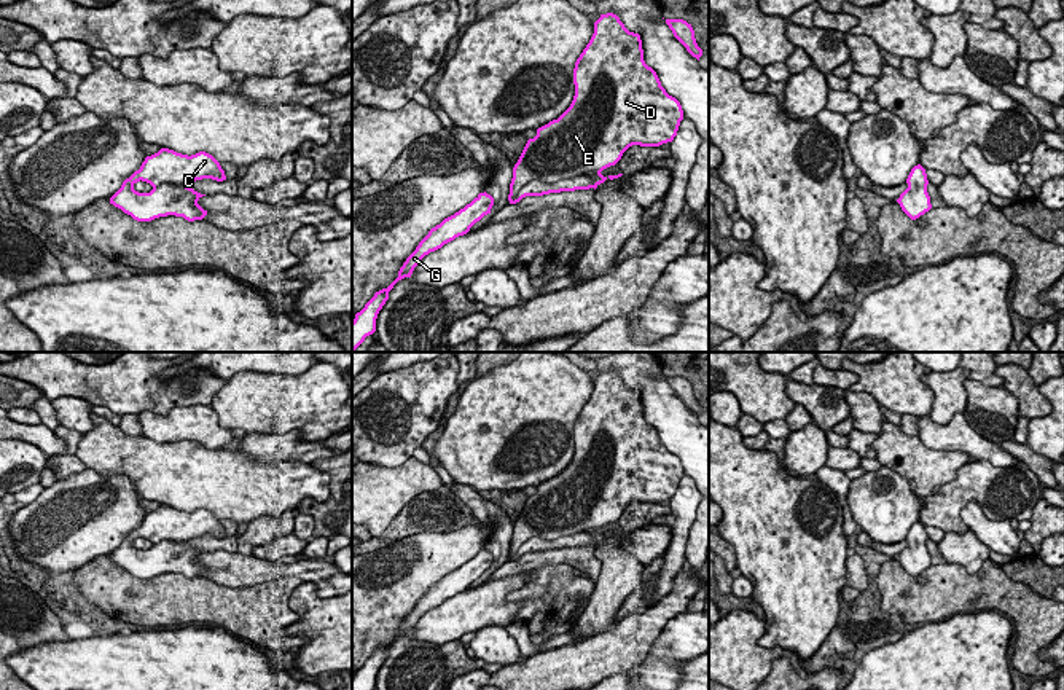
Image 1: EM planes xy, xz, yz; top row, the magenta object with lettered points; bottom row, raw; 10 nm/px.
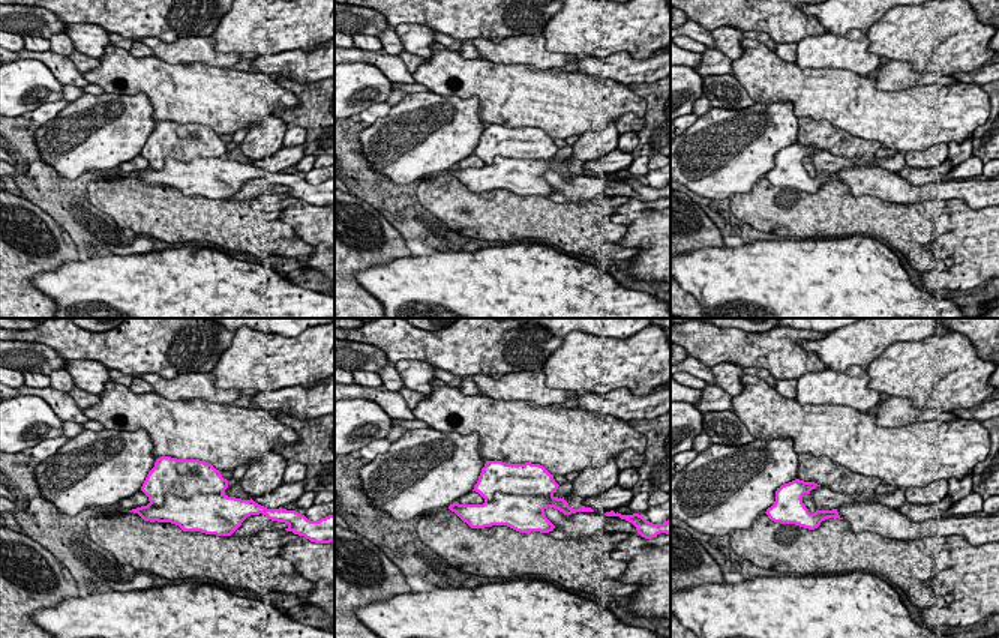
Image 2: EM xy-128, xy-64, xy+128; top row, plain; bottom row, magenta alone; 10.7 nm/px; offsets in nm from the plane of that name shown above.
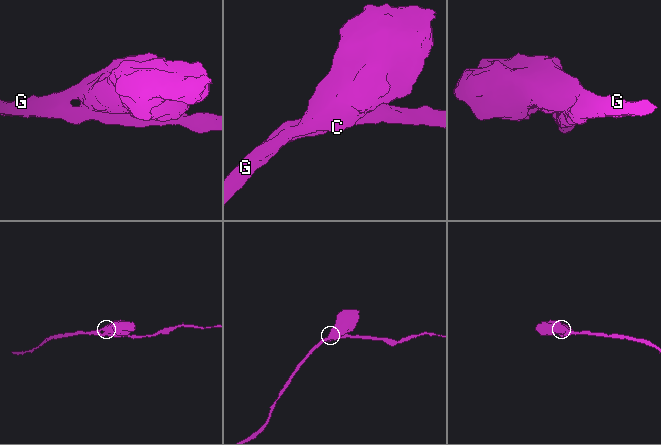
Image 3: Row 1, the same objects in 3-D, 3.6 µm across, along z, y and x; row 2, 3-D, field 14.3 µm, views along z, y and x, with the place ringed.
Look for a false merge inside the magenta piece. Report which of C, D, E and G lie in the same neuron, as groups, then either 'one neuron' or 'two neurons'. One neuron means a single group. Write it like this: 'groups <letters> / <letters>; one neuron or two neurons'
groups C D E G; one neuron

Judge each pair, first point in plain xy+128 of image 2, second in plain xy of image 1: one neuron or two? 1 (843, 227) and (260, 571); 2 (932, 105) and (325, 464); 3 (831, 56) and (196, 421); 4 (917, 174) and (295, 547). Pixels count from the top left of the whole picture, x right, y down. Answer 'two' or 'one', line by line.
1: two
2: two
3: one
4: one

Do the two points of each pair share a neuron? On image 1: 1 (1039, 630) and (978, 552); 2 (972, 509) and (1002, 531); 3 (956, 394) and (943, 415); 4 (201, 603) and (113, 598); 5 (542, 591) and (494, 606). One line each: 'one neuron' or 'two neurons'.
1: two neurons
2: one neuron
3: one neuron
4: one neuron
5: two neurons

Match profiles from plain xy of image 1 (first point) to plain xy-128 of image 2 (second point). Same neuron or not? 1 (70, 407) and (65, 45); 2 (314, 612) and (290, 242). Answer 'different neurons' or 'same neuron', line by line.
1: different neurons
2: different neurons

